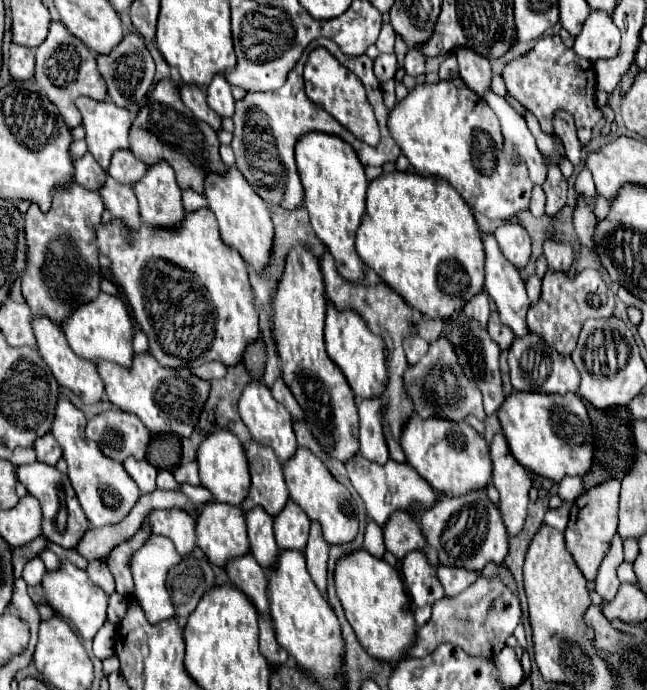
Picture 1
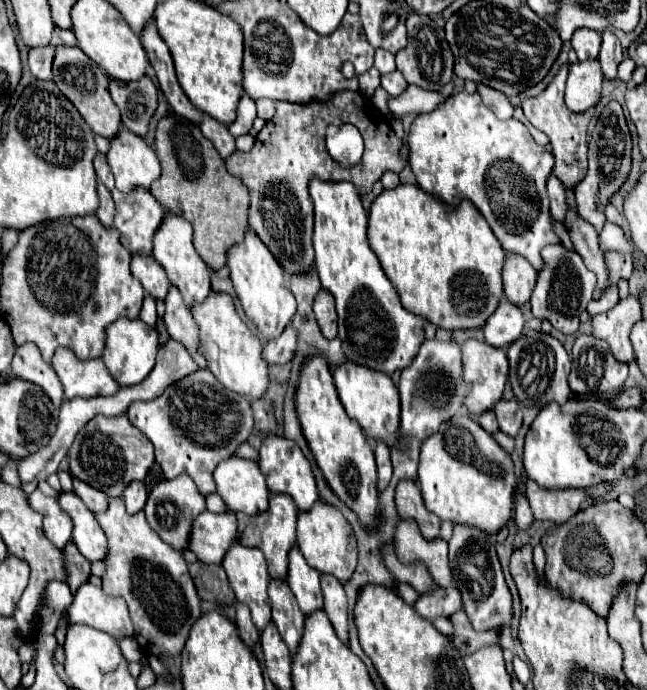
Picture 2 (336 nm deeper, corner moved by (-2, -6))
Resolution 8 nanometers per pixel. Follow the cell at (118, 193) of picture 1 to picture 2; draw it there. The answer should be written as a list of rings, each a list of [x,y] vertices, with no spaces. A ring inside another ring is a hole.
[[[139,254],[133,256],[131,272],[153,300],[165,300],[171,282],[169,282],[167,274],[161,270],[161,266],[155,262],[153,256],[145,256],[145,258]]]

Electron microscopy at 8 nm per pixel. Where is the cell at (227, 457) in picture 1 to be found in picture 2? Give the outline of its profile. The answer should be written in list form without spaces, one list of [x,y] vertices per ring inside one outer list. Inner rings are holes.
[[[233,456],[215,468],[213,478],[217,494],[231,512],[243,512],[247,516],[267,512],[269,490],[257,462]]]

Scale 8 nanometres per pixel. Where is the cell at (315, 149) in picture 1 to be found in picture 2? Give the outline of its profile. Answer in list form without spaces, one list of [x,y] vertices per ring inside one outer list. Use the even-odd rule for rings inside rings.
[[[313,178],[309,184],[309,192],[315,204],[315,268],[321,278],[321,286],[333,294],[337,304],[337,326],[339,326],[339,340],[343,346],[343,354],[347,360],[367,366],[371,370],[393,374],[395,370],[407,368],[415,354],[419,352],[419,346],[423,344],[423,324],[425,320],[417,314],[411,314],[403,308],[395,288],[387,280],[387,276],[381,270],[381,264],[367,242],[367,210],[361,204],[361,198],[351,182],[323,182],[319,178]]]

